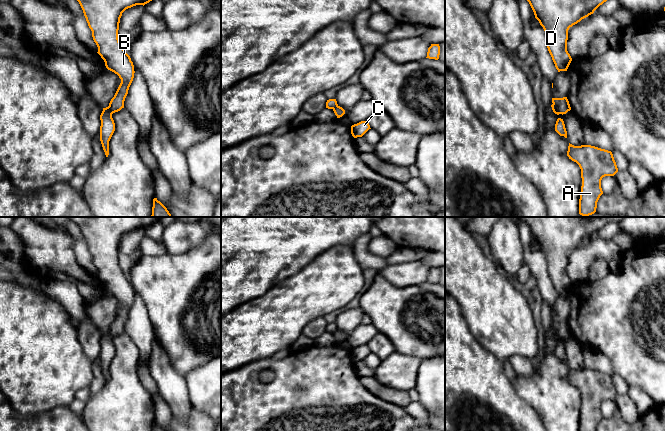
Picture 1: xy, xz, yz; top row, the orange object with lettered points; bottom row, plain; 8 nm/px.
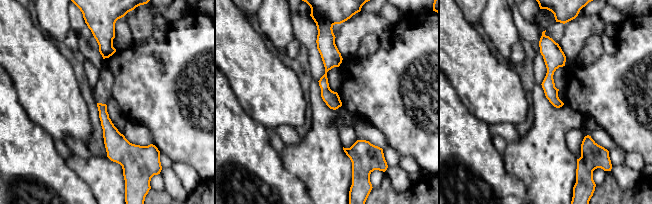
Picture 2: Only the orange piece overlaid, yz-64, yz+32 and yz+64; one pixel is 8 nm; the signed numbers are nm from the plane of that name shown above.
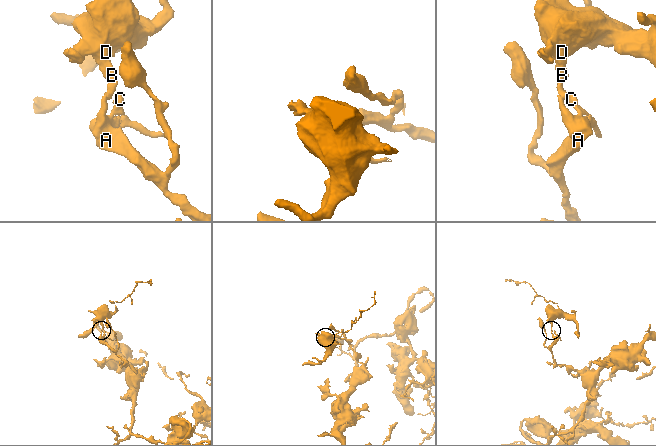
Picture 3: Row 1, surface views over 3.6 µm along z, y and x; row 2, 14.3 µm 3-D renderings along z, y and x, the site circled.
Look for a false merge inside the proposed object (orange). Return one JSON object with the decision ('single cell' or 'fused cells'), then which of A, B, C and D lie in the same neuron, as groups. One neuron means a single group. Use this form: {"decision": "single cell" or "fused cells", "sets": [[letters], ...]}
{"decision": "fused cells", "sets": [["A", "C"], ["B", "D"]]}

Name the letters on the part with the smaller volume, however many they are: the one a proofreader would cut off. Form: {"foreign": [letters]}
{"foreign": ["B", "D"]}

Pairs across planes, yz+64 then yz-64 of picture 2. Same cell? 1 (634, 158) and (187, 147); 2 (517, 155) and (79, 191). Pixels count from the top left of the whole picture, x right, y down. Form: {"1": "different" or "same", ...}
{"1": "different", "2": "different"}

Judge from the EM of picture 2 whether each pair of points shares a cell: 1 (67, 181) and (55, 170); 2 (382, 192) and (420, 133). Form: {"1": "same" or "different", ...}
{"1": "same", "2": "different"}

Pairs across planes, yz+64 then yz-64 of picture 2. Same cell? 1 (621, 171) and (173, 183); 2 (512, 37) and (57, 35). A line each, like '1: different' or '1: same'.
1: same
2: same

